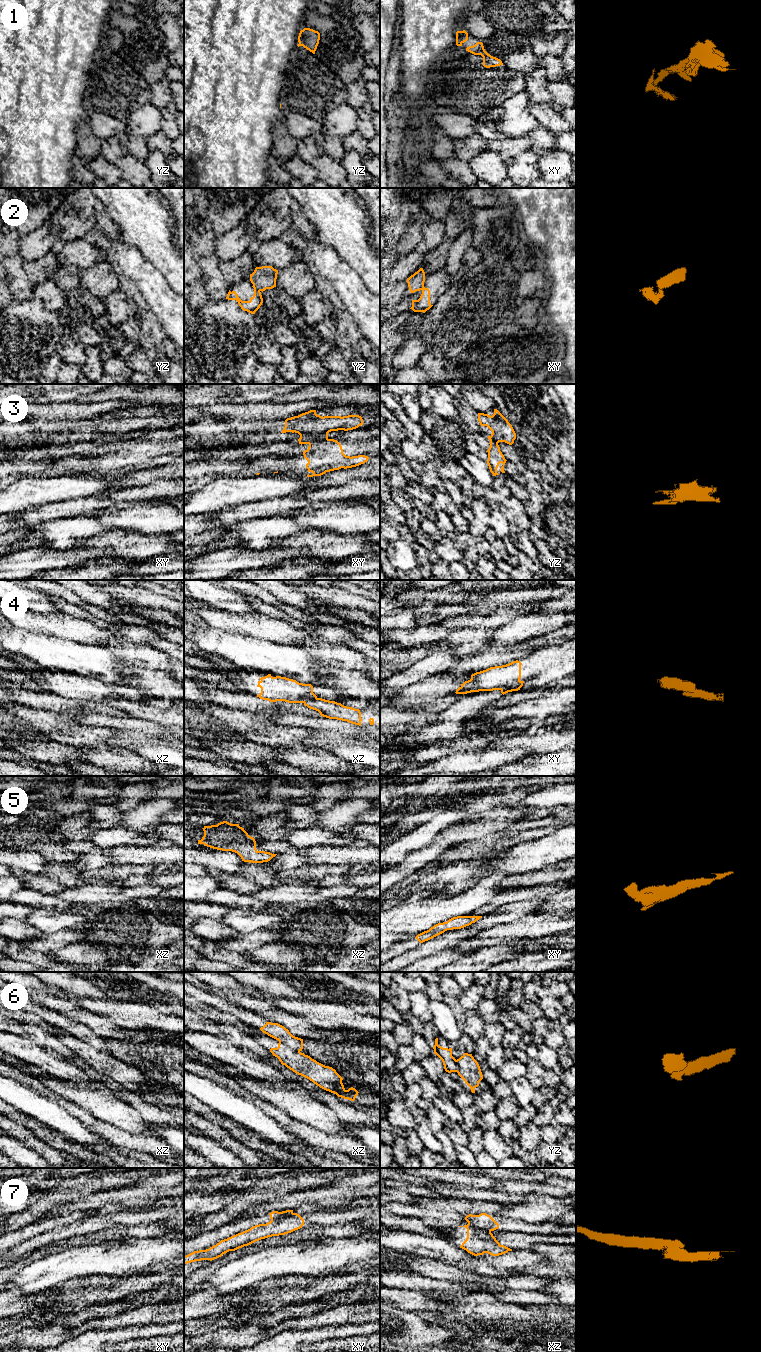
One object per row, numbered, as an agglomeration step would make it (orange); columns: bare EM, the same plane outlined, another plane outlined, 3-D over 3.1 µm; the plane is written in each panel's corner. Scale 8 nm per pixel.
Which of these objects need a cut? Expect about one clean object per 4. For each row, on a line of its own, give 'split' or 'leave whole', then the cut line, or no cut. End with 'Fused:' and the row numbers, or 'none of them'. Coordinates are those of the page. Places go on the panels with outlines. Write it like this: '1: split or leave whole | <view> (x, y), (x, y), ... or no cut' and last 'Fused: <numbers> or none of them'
1: leave whole | no cut
2: split | yz (253, 285), (259, 291)
3: split | xy (327, 438), (321, 441), (312, 441), (309, 444)
4: split | xy (519, 679), (509, 687), (500, 689)
5: leave whole | no cut
6: split | xz (279, 1041), (299, 1051)
7: split | xz (468, 1223), (476, 1228), (485, 1229), (490, 1232)
Fused: 2, 3, 4, 6, 7

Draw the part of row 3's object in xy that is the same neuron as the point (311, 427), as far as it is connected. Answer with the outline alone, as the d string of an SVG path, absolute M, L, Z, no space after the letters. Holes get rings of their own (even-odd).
M310 410L298 416L287 418L281 433L298 433L300 435L298 441L302 445L326 440L331 431L348 431L361 425L363 425L363 419L359 415L322 417L316 414L316 410Z

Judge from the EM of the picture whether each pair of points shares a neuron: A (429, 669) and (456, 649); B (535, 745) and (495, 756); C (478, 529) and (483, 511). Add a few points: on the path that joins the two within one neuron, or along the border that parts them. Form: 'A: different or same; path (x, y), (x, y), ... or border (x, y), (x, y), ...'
A: different; border (442, 647), (460, 657)
B: different; border (522, 747), (535, 754)
C: same; path (478, 525), (481, 515)

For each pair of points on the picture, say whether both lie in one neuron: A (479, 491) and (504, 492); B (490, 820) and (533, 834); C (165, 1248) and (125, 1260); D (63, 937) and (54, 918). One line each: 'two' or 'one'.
A: one
B: two
C: one
D: two

